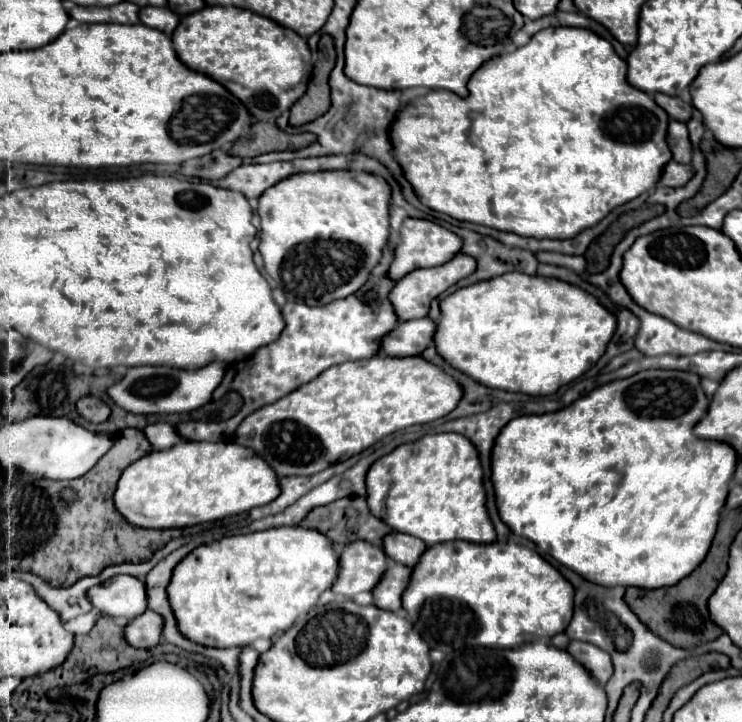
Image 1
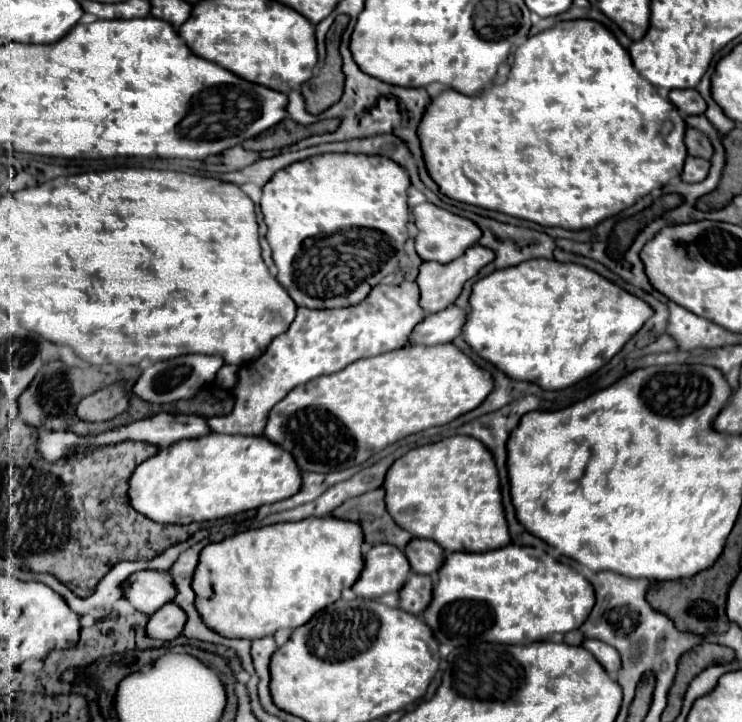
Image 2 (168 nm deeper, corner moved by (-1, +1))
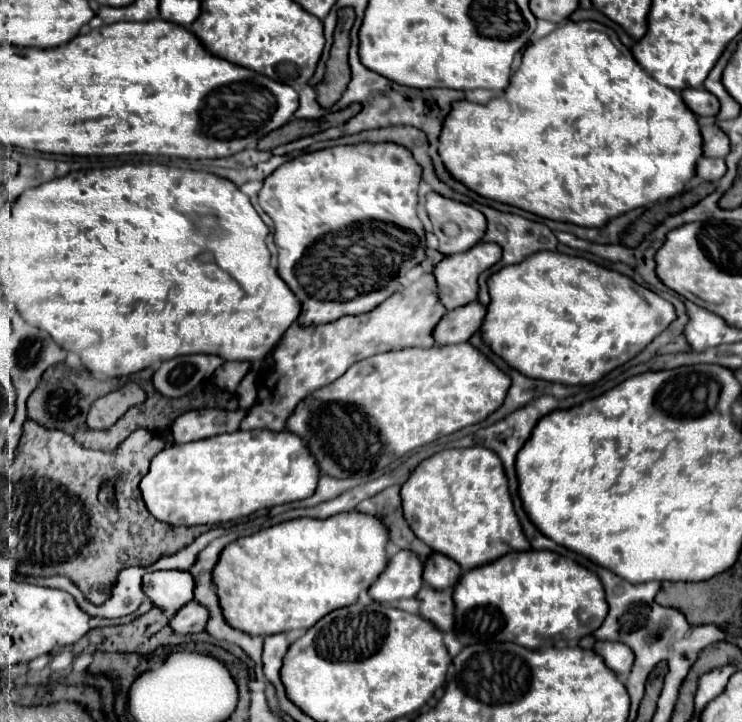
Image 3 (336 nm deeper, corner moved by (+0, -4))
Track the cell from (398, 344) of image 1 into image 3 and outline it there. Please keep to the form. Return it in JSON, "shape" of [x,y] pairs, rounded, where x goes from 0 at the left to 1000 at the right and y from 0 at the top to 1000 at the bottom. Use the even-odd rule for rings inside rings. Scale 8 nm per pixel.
{"shape":[[[635,418],[629,424],[605,429],[594,446],[586,452],[589,476],[619,476],[632,474],[632,468],[648,454],[656,427],[648,418]]]}

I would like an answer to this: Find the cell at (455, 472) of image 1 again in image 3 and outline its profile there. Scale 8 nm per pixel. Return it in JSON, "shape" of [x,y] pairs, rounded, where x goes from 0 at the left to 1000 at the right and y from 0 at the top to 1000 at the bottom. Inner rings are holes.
{"shape":[[[619,620],[619,623],[597,623],[575,637],[570,637],[551,665],[540,676],[543,709],[554,729],[554,734],[586,765],[602,767],[613,778],[624,784],[624,789],[637,789],[643,784],[656,781],[659,776],[670,776],[681,770],[681,765],[691,762],[713,762],[716,753],[705,740],[702,723],[691,706],[691,693],[686,687],[686,670],[675,645],[675,637],[659,620]]]}

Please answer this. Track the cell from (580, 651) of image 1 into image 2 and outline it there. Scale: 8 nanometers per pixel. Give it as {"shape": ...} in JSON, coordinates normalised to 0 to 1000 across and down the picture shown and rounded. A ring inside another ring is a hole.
{"shape":[[[787,885],[784,896],[787,896],[790,902],[795,902],[795,904],[806,913],[806,918],[817,927],[817,932],[819,932],[822,938],[830,940],[830,932],[833,932],[833,927],[836,927],[836,907],[833,907],[833,902],[830,902],[827,896],[817,893],[817,891],[811,891],[811,888],[803,888],[803,885]]]}

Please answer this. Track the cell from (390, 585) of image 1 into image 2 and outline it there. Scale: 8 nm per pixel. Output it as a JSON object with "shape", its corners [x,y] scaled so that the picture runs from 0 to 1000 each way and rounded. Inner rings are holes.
{"shape":[[[553,794],[547,810],[542,810],[542,816],[536,819],[539,821],[536,841],[553,849],[569,849],[582,830],[582,813],[585,813],[582,796]]]}

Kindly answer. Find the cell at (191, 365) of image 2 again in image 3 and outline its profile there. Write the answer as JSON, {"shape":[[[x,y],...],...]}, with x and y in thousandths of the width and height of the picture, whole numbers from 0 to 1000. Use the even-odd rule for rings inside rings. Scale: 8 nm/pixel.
{"shape":[[[255,490],[239,493],[217,504],[206,521],[209,537],[225,551],[241,551],[284,524],[287,515],[301,504],[301,496],[287,490]]]}

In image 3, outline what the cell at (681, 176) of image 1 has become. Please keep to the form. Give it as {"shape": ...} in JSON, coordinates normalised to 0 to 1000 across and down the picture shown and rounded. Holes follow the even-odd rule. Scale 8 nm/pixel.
{"shape":[[[945,219],[939,227],[939,244],[956,252],[969,249],[977,241],[977,219]]]}

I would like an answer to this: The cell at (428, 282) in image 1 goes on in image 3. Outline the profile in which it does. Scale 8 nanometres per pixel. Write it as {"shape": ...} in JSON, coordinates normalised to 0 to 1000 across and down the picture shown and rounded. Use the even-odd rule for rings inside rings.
{"shape":[[[646,335],[640,338],[635,346],[624,349],[624,352],[605,352],[600,355],[589,371],[586,371],[586,385],[589,385],[589,396],[592,396],[592,413],[594,418],[611,429],[619,424],[627,424],[637,416],[643,416],[643,404],[646,404],[646,380],[654,377],[656,371],[662,371],[670,360],[675,357],[675,341],[664,338],[664,335]]]}

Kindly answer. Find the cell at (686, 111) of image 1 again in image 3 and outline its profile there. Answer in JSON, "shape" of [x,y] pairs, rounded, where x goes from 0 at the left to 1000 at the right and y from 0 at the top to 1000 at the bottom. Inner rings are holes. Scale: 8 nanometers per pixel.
{"shape":[[[923,122],[918,127],[923,144],[931,150],[934,158],[939,161],[966,161],[969,155],[969,139],[950,122]]]}

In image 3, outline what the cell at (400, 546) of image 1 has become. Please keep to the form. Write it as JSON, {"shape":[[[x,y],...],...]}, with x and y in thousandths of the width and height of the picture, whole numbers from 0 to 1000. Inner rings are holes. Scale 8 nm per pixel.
{"shape":[[[586,765],[573,778],[570,803],[575,812],[581,812],[586,817],[602,817],[602,814],[613,814],[621,795],[624,795],[624,787],[616,784],[616,778]]]}

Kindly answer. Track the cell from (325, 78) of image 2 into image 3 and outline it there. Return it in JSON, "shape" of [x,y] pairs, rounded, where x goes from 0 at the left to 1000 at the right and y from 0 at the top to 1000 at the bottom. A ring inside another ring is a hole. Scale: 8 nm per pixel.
{"shape":[[[460,11],[457,14],[457,36],[451,44],[451,58],[446,66],[446,78],[441,83],[441,100],[433,116],[427,116],[427,139],[435,150],[446,150],[460,130],[465,127],[473,97],[470,97],[470,64],[473,64],[473,36],[478,28],[476,11]]]}

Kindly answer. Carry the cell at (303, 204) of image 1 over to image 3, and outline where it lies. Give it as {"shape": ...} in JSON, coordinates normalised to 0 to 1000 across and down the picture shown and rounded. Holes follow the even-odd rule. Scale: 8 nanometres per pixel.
{"shape":[[[484,197],[484,199],[473,199],[473,202],[449,202],[449,205],[406,213],[406,216],[395,219],[392,224],[384,224],[384,230],[376,230],[363,247],[357,247],[357,255],[349,263],[349,285],[371,307],[371,338],[376,341],[373,374],[376,374],[376,382],[395,402],[395,407],[406,416],[408,427],[406,427],[406,435],[400,440],[400,446],[406,452],[427,452],[427,449],[449,446],[449,443],[454,443],[460,438],[468,438],[468,435],[500,432],[516,416],[522,416],[527,407],[532,407],[538,402],[540,393],[538,393],[535,382],[540,377],[540,368],[549,360],[559,357],[559,349],[565,346],[567,332],[570,332],[570,307],[562,299],[567,241],[570,241],[567,227],[562,227],[557,213],[551,213],[551,208],[546,208],[546,202],[535,202],[535,199],[527,199],[527,197],[522,197],[522,199],[513,199],[513,197],[492,197],[489,199],[489,197]]]}

